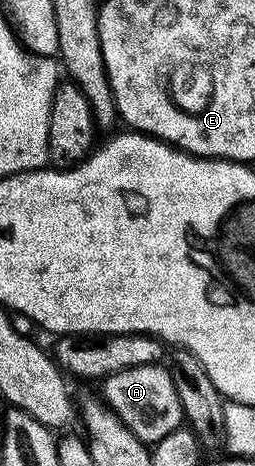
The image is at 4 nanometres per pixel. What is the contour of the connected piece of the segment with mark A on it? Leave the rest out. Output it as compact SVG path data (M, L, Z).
M150 363L149 365L137 365L137 369L121 369L121 373L113 373L102 380L101 387L103 387L103 393L101 393L103 403L133 433L133 437L139 438L145 444L157 444L163 438L184 426L185 418L181 401L178 400L173 377L166 366L159 363Z

